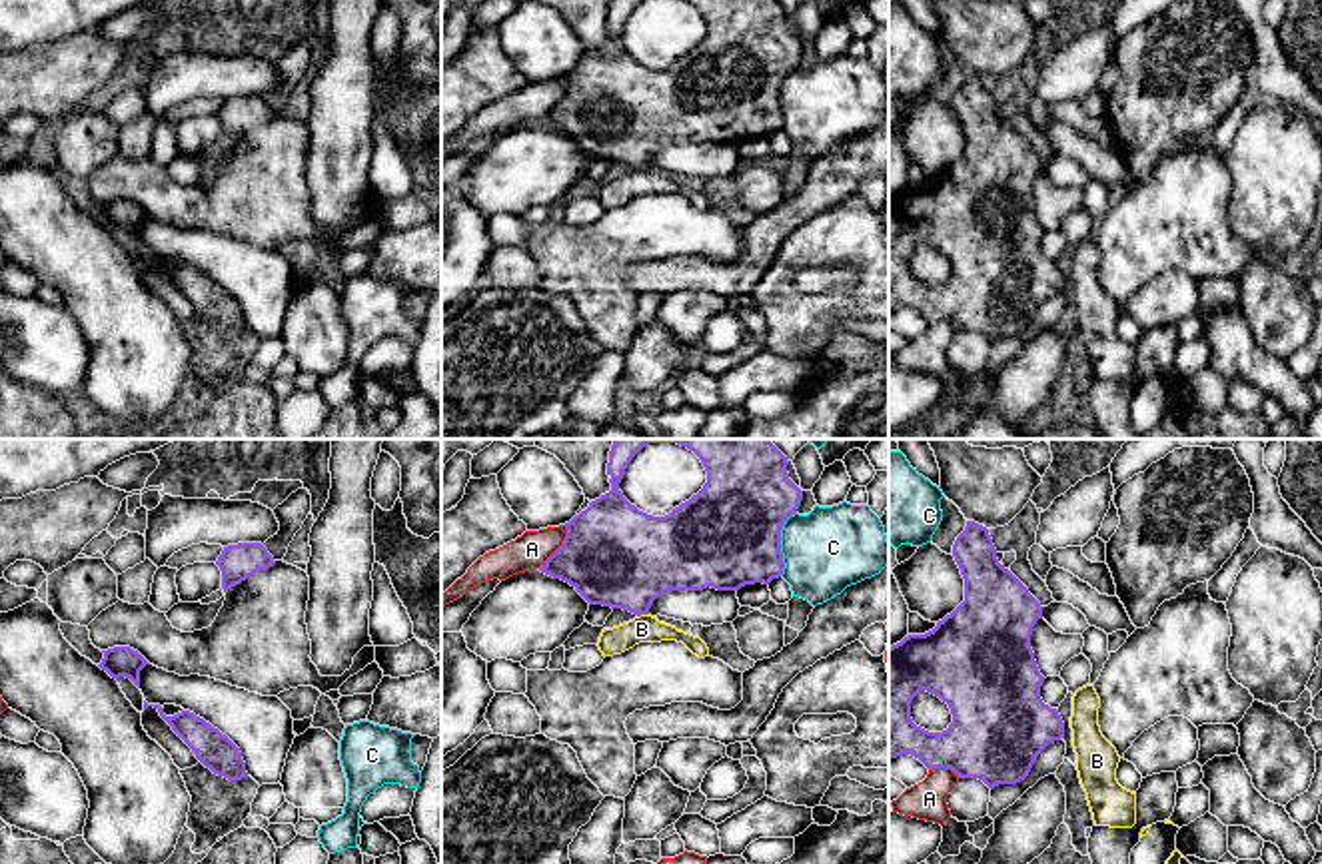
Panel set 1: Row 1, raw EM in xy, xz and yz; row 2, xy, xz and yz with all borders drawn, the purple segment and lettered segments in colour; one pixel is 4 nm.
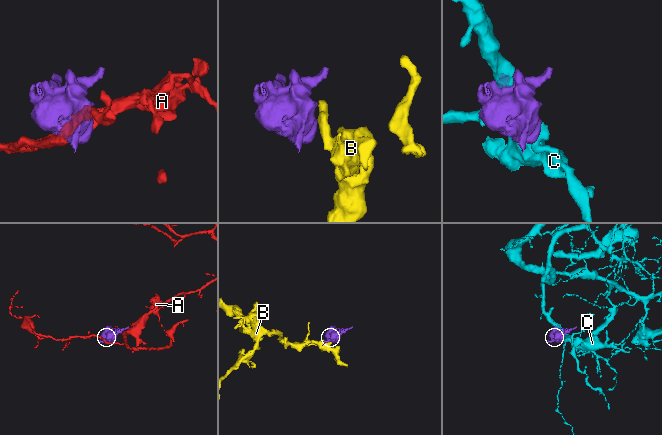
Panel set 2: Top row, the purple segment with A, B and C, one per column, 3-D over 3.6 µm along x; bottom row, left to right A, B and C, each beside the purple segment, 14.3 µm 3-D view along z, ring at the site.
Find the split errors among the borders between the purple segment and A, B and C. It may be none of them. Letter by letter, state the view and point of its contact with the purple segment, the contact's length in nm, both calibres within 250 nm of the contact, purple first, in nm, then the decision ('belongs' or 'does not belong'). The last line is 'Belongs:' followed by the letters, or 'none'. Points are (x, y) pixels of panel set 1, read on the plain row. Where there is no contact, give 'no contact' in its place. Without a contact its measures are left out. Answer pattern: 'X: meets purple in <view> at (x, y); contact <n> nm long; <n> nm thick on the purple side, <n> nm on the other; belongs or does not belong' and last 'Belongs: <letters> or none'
A: meets purple in xz at (562, 98); contact 220 nm long; 420 nm thick on the purple side, 150 nm on the other; does not belong
B: meets purple in xz at (642, 166); contact 50 nm long; 400 nm thick on the purple side, 110 nm on the other; does not belong
C: meets purple in xz at (779, 96); contact 280 nm long; 420 nm thick on the purple side, 340 nm on the other; does not belong
Belongs: none

